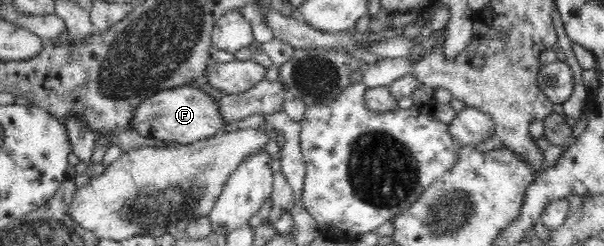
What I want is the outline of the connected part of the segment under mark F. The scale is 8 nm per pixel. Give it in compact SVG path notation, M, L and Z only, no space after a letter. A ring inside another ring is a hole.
M184 85L173 89L164 89L146 101L136 106L132 114L130 127L140 133L142 137L147 134L162 141L175 141L176 143L194 143L206 137L220 134L226 126L220 113L219 101L210 98L208 94Z

